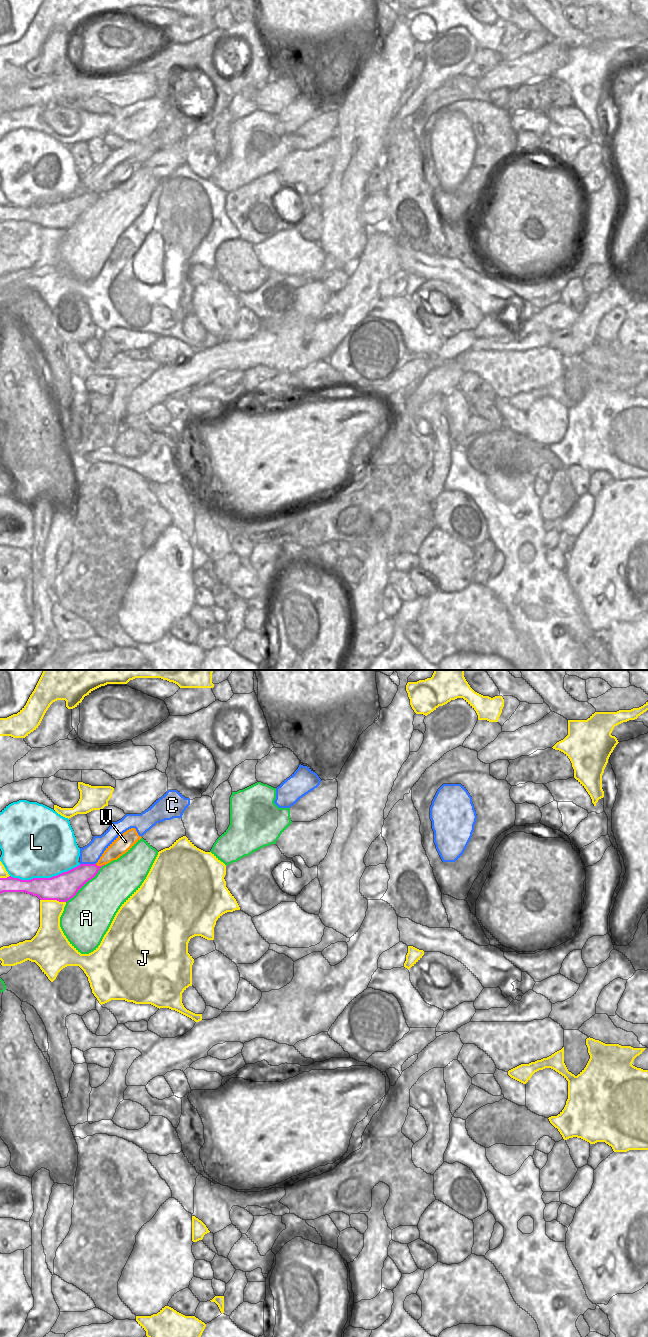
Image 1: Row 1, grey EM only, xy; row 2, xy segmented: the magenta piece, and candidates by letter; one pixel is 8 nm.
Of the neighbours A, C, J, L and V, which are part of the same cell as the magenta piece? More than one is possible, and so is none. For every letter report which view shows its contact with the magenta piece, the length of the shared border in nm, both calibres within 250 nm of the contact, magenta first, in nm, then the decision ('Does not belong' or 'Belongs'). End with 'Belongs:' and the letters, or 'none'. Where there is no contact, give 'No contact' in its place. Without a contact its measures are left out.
A: Touches magenta in xy. Shared border 440 nm. Thickness 220 nm (magenta) against 380 nm. Does not belong
C: Touches magenta in xy. Shared border 130 nm. Thickness 200 nm (magenta) against 160 nm. Does not belong
J: Touches magenta in xy. Shared border 200 nm. Thickness 220 nm (magenta) against 180 nm. Does not belong
L: Touches magenta in xy. Shared border 600 nm. Thickness 220 nm (magenta) against 500 nm. Does not belong
V: Touches magenta in xy. Shared border 90 nm. Thickness 170 nm (magenta) against 140 nm. Does not belong
Belongs: none.

